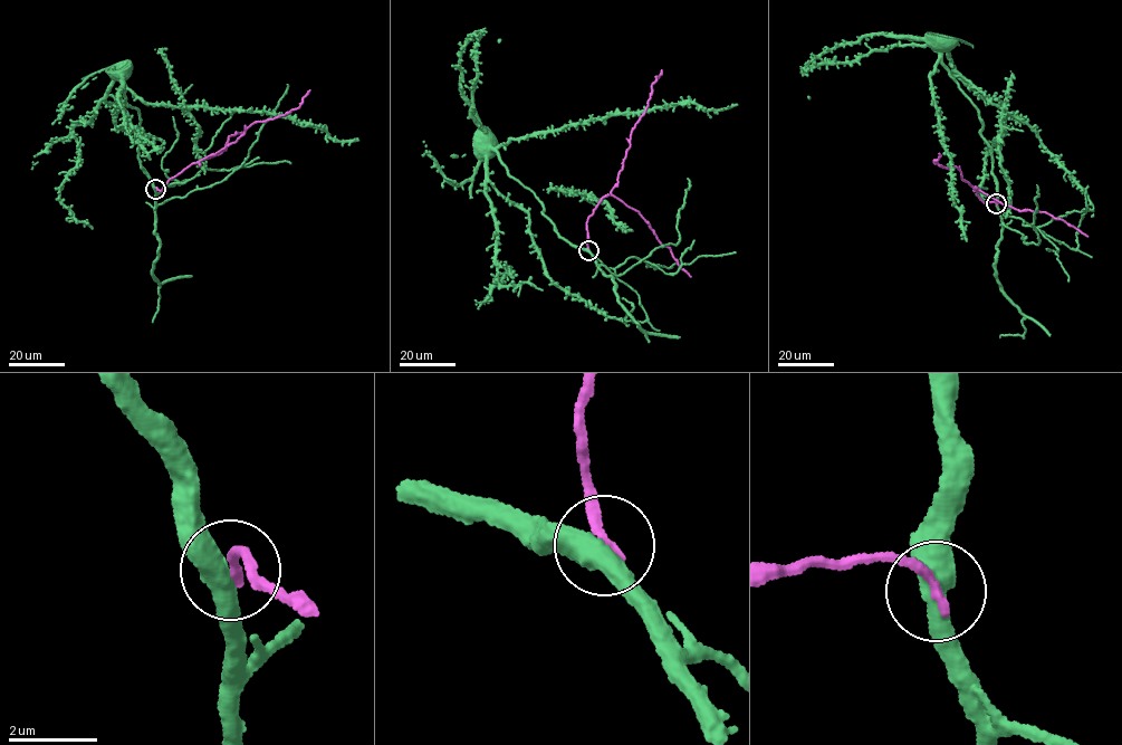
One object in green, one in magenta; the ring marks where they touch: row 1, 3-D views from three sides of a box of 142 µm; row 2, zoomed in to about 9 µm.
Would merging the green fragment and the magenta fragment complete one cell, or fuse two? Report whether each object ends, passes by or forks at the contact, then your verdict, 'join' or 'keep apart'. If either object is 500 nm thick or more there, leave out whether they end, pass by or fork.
join

